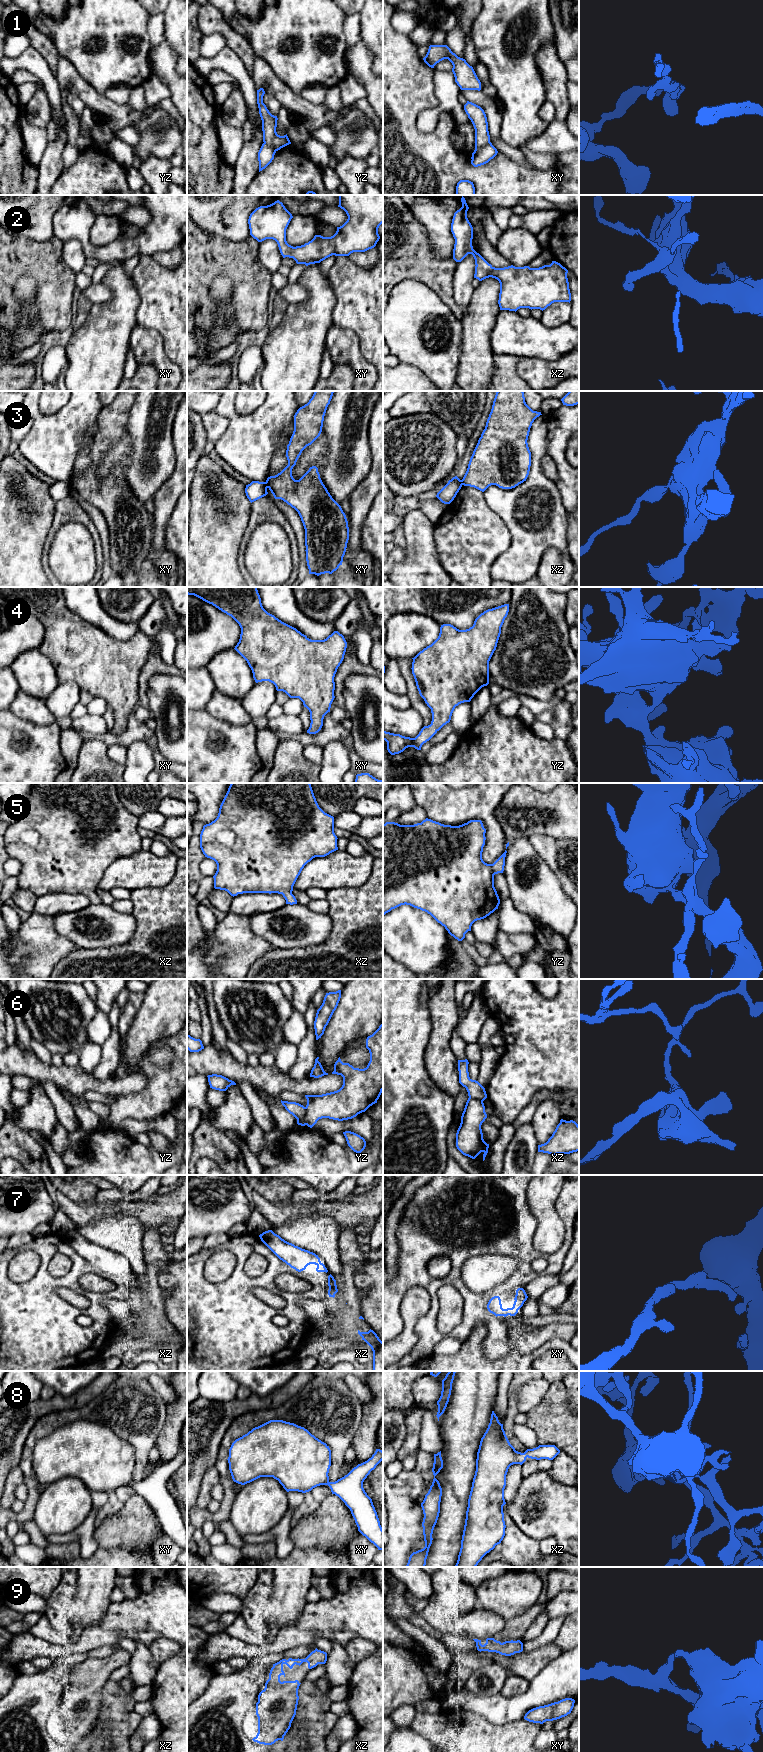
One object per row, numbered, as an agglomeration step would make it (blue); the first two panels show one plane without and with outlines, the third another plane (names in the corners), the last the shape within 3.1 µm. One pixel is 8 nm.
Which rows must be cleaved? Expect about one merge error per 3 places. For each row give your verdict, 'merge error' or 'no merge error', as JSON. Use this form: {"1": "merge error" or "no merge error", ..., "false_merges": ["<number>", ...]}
{"1": "merge error", "2": "no merge error", "3": "merge error", "4": "no merge error", "5": "no merge error", "6": "merge error", "7": "no merge error", "8": "no merge error", "9": "no merge error", "false_merges": ["1", "3", "6"]}

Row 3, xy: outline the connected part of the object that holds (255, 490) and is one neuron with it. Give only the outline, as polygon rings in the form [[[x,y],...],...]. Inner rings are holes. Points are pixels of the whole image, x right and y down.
[[[252,481],[246,485],[245,493],[249,501],[252,503],[268,494],[266,482]]]

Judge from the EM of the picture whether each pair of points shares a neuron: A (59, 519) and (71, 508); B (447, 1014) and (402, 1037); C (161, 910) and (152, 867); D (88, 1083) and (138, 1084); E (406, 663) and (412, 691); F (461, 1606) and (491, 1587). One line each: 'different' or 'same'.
A: same
B: different
C: different
D: same
E: same
F: different

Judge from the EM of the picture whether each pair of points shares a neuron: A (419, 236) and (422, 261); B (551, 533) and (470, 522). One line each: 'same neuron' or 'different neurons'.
A: same neuron
B: different neurons

